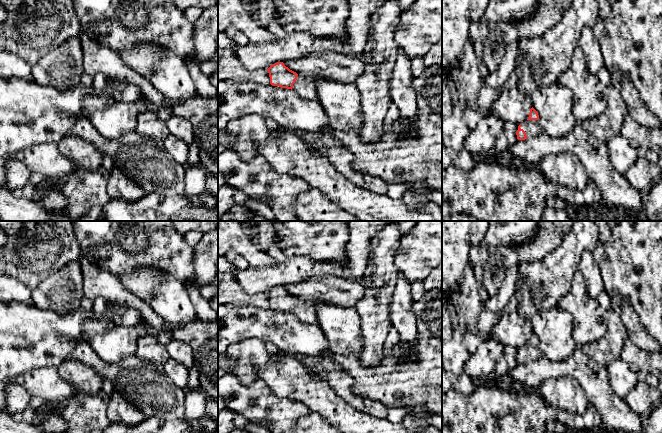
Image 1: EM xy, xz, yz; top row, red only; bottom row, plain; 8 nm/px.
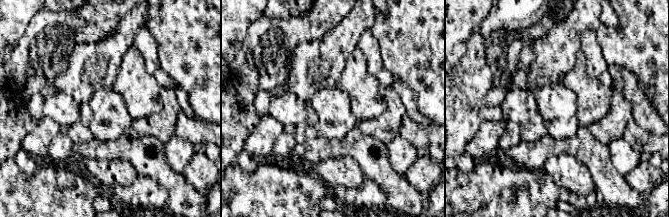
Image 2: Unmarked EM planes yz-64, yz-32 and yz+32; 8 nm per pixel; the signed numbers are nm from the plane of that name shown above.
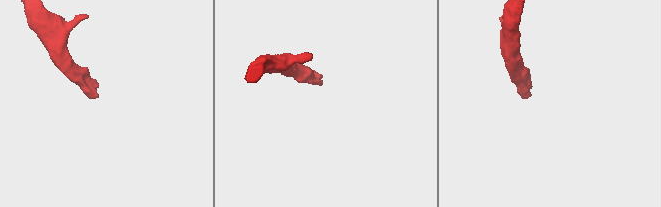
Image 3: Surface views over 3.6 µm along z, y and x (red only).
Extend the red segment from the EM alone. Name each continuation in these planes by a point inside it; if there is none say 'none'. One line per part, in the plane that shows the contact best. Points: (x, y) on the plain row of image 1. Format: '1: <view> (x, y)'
1: xz (305, 310)

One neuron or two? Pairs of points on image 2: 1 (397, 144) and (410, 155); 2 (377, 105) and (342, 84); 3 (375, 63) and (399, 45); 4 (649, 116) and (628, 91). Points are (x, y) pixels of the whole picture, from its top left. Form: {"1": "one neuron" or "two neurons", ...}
{"1": "one neuron", "2": "one neuron", "3": "two neurons", "4": "one neuron"}

